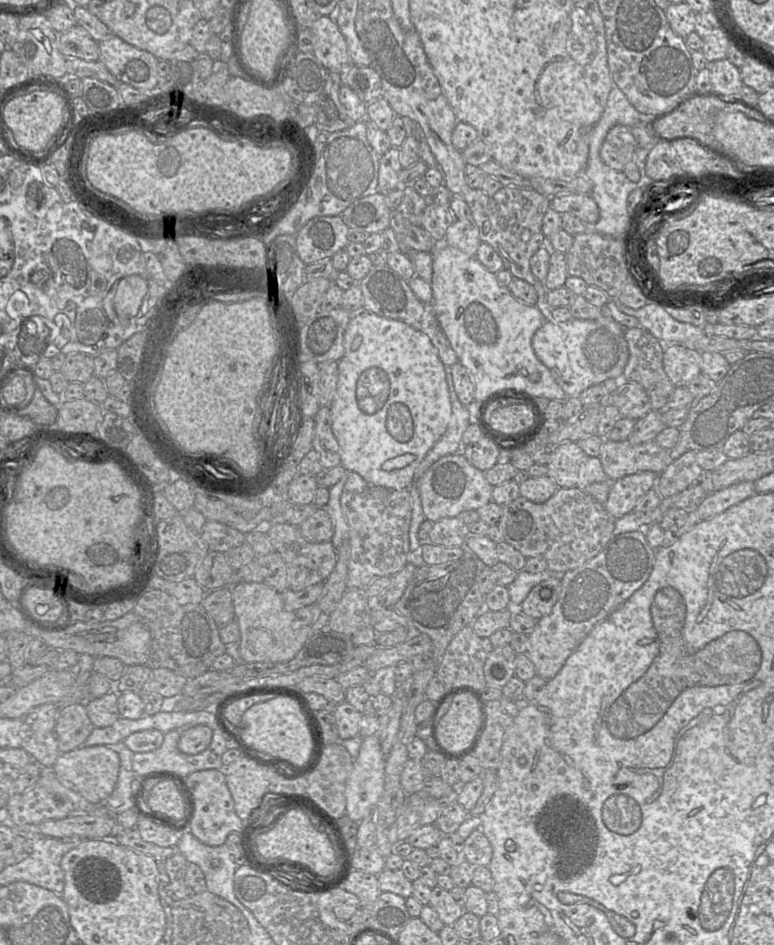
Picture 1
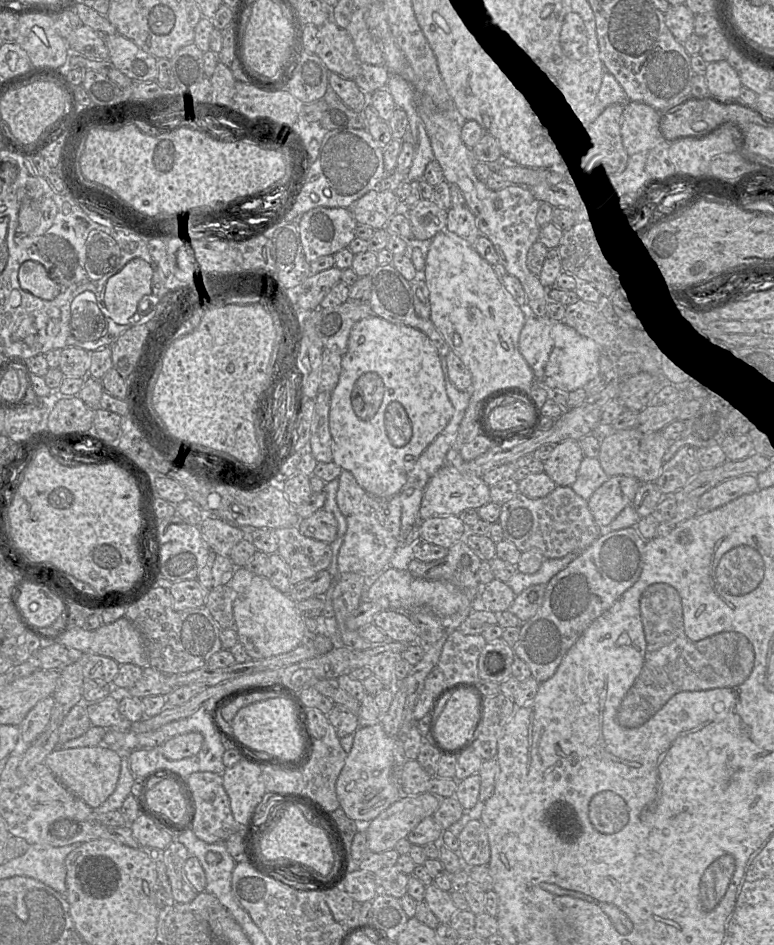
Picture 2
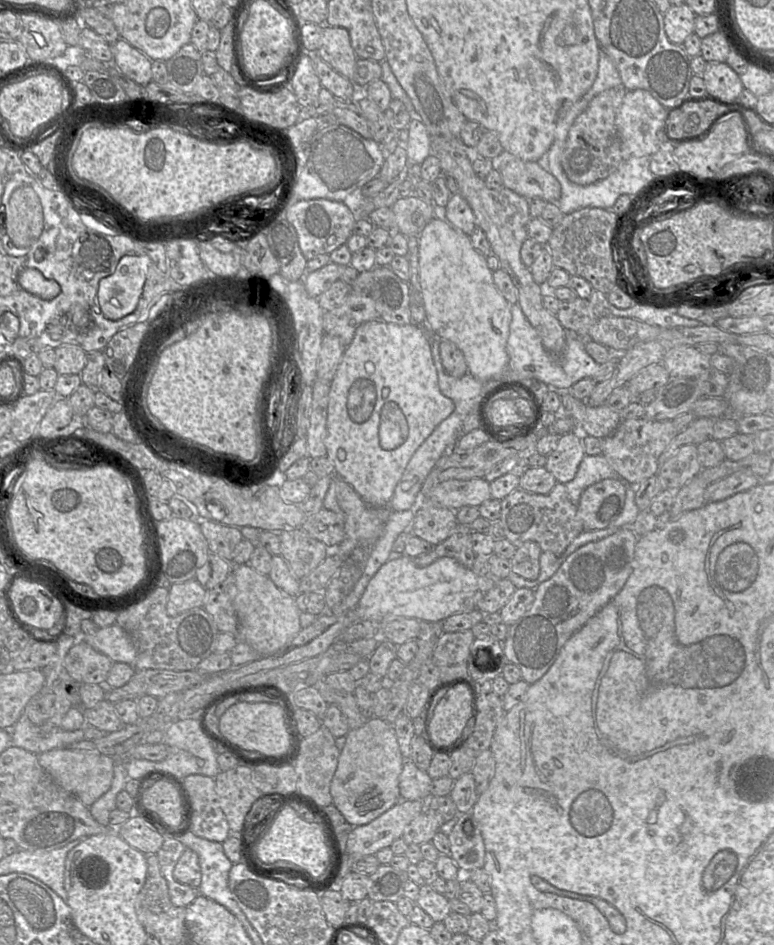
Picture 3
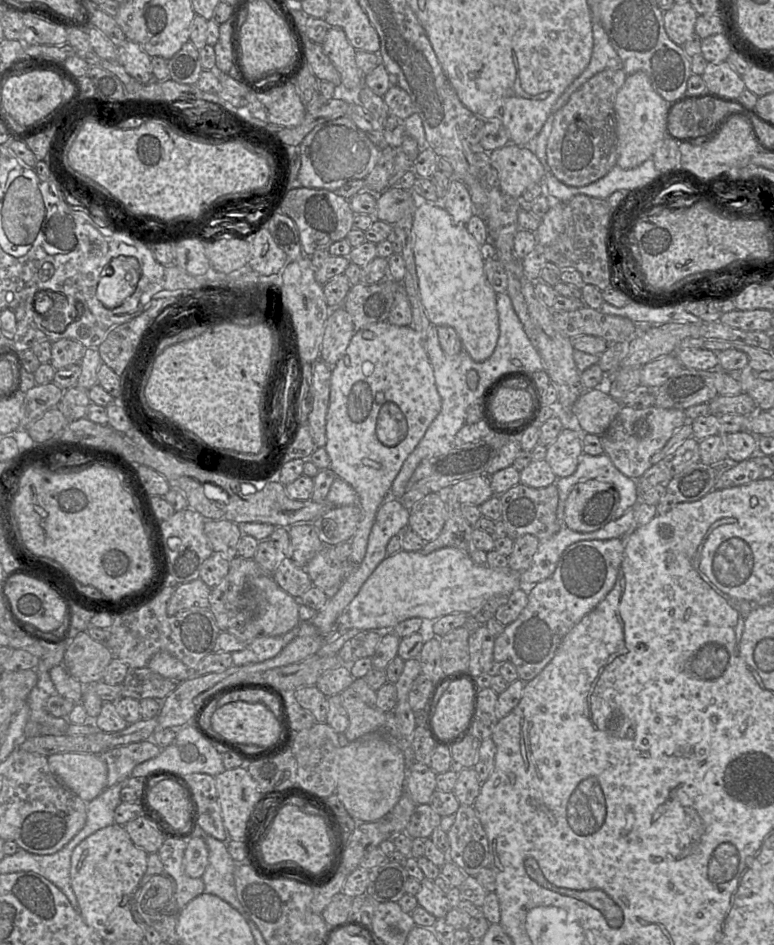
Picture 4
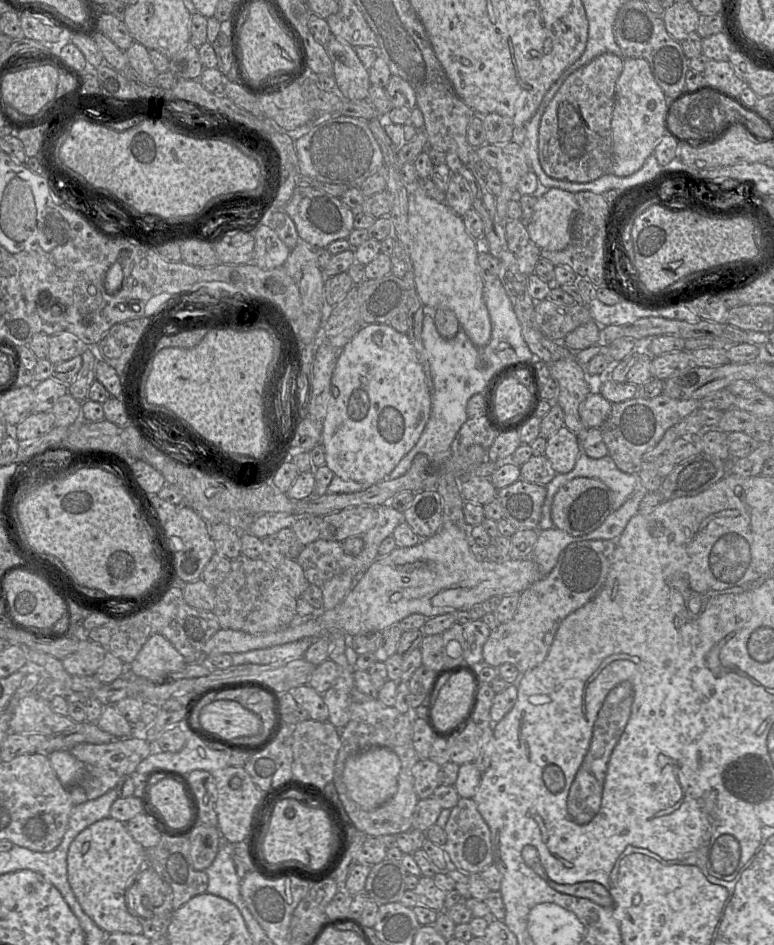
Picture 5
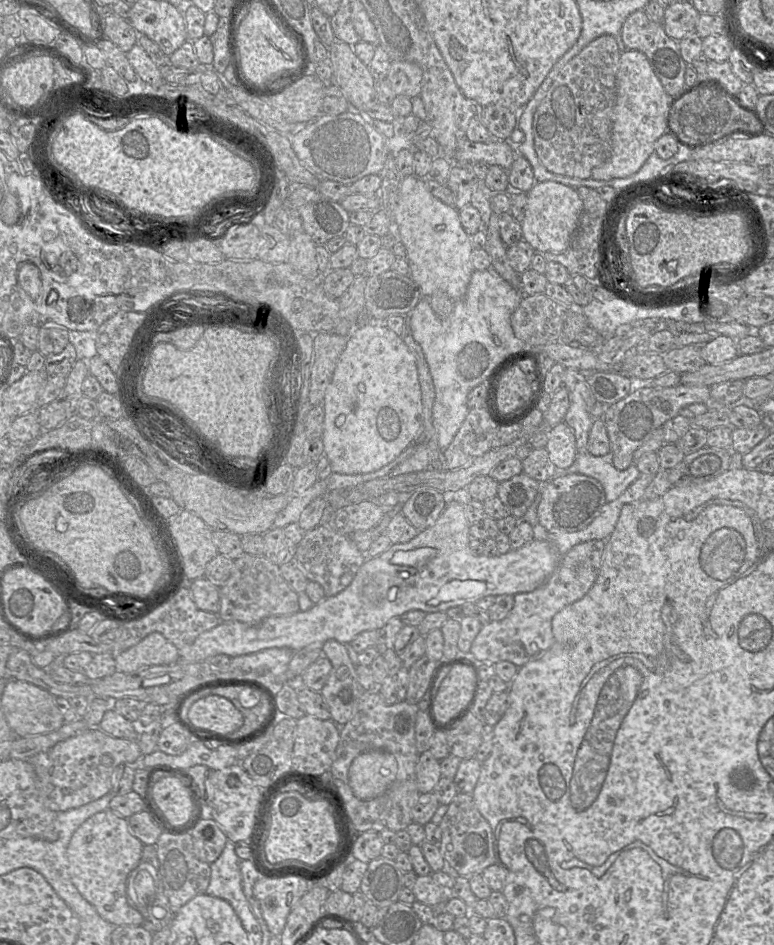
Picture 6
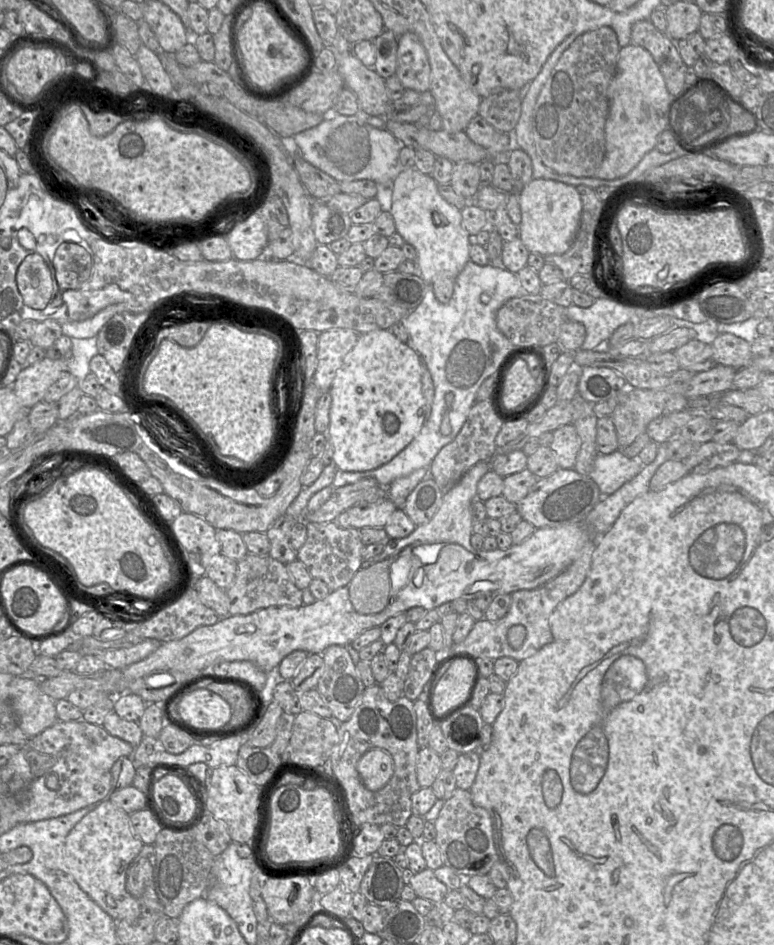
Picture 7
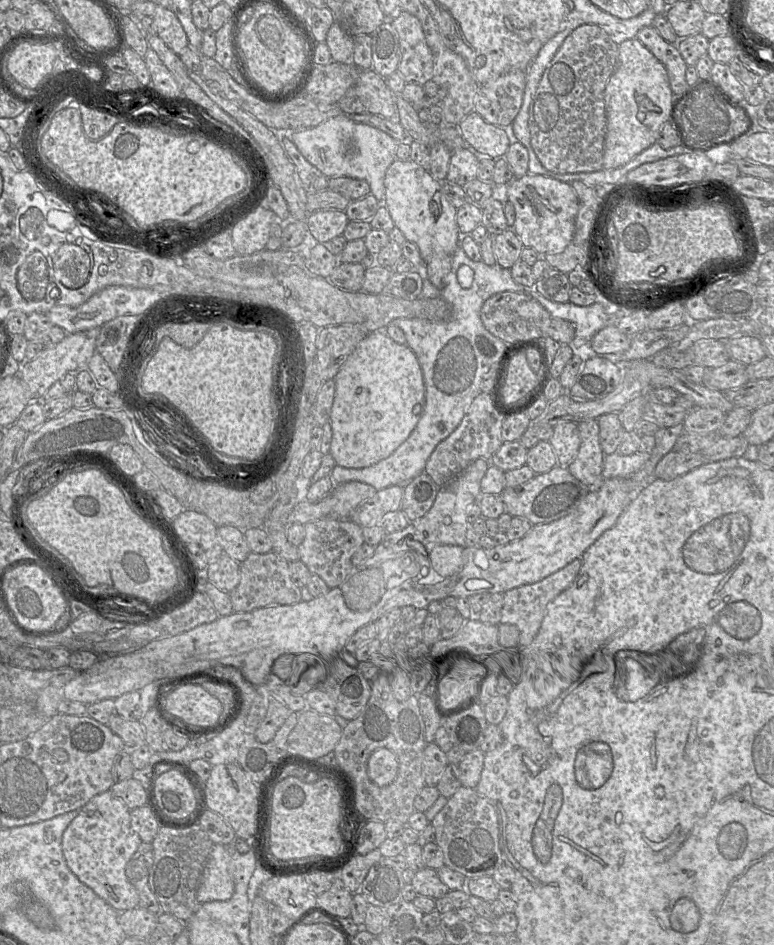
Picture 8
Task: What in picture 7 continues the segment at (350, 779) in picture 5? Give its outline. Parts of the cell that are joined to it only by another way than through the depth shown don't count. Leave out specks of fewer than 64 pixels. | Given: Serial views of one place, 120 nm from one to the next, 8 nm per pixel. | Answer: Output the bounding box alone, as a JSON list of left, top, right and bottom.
[357,748,394,791]

